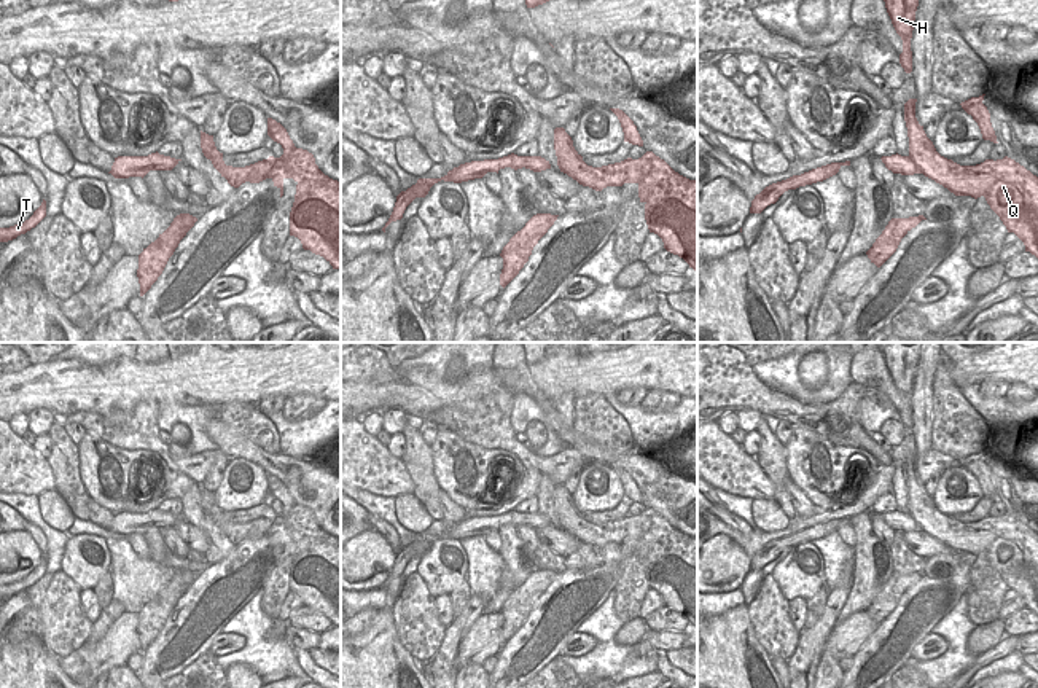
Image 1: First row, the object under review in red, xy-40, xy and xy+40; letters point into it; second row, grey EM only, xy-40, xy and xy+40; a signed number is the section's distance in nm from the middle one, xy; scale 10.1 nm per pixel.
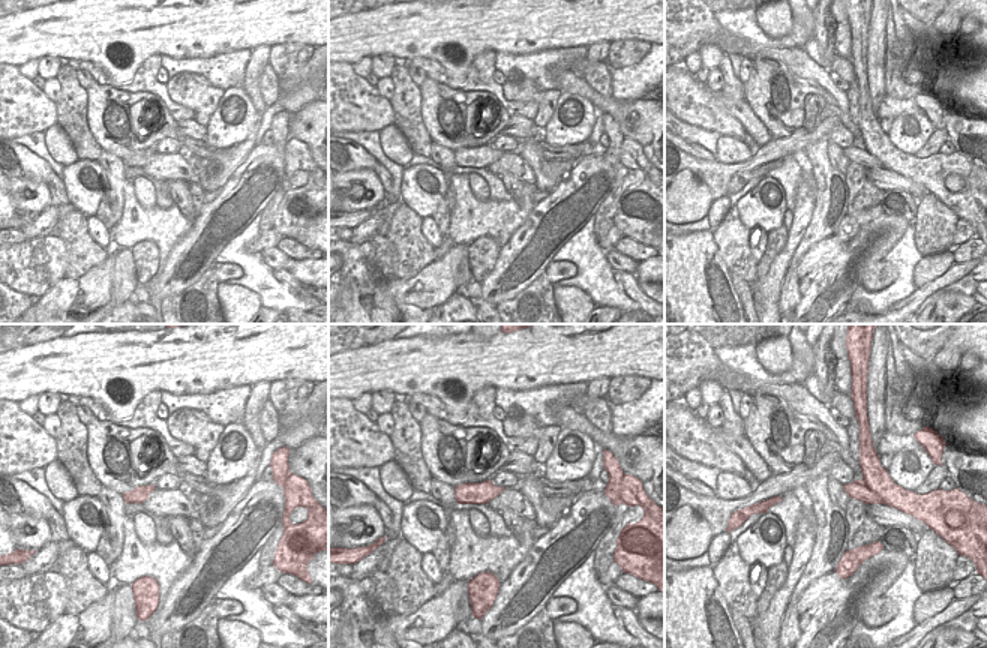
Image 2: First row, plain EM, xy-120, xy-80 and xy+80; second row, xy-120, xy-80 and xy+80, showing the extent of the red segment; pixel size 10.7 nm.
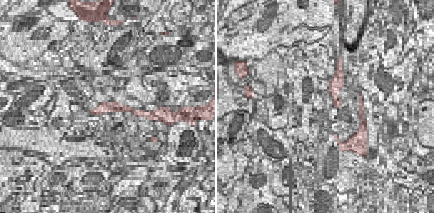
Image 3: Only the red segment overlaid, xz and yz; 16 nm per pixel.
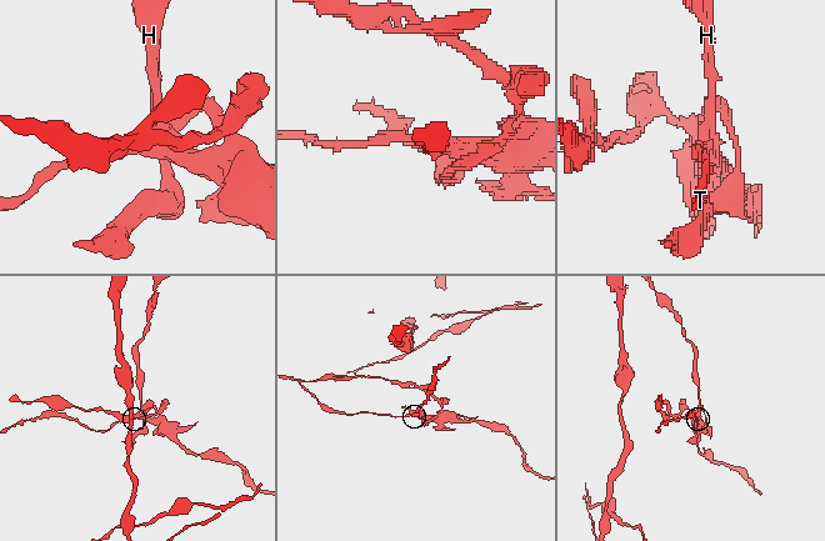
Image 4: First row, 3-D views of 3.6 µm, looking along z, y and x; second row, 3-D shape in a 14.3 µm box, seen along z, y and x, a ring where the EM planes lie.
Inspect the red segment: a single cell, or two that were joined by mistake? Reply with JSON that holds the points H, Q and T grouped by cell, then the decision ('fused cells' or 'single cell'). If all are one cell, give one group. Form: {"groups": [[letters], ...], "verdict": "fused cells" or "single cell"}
{"groups": [["H", "Q"], ["T"]], "verdict": "fused cells"}

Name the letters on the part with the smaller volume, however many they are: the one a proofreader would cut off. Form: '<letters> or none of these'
T

